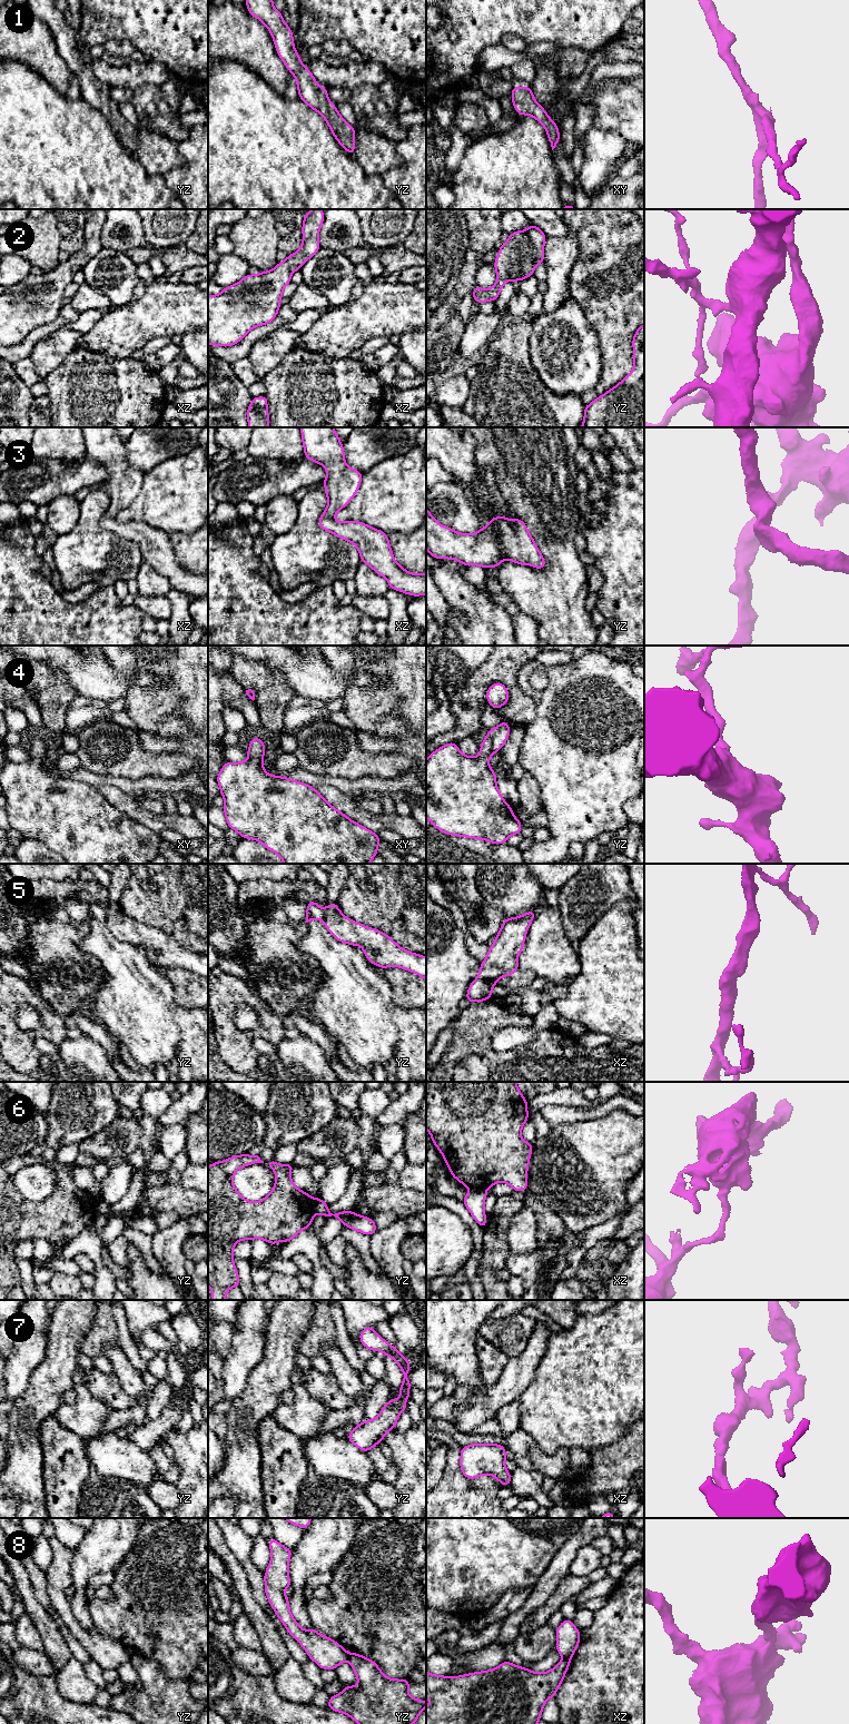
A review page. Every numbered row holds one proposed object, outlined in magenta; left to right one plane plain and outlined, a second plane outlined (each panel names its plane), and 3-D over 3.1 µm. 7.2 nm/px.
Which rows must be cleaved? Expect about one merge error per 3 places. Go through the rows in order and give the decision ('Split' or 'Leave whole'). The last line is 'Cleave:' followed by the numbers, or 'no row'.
1: Leave whole
2: Leave whole
3: Leave whole
4: Leave whole
5: Leave whole
6: Split
7: Leave whole
8: Split
Cleave: 6, 8

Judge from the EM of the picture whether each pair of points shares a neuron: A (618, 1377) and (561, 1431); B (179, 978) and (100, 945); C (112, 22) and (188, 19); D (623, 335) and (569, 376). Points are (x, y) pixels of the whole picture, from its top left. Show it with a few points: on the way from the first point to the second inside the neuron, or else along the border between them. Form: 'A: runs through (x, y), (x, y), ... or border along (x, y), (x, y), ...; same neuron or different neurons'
A: runs through (603, 1389), (575, 1417); same neuron
B: border along (165, 969), (175, 997); different neurons
C: runs through (131, 18), (169, 18); same neuron
D: border along (592, 327), (596, 334), (601, 353), (600, 378); different neurons

